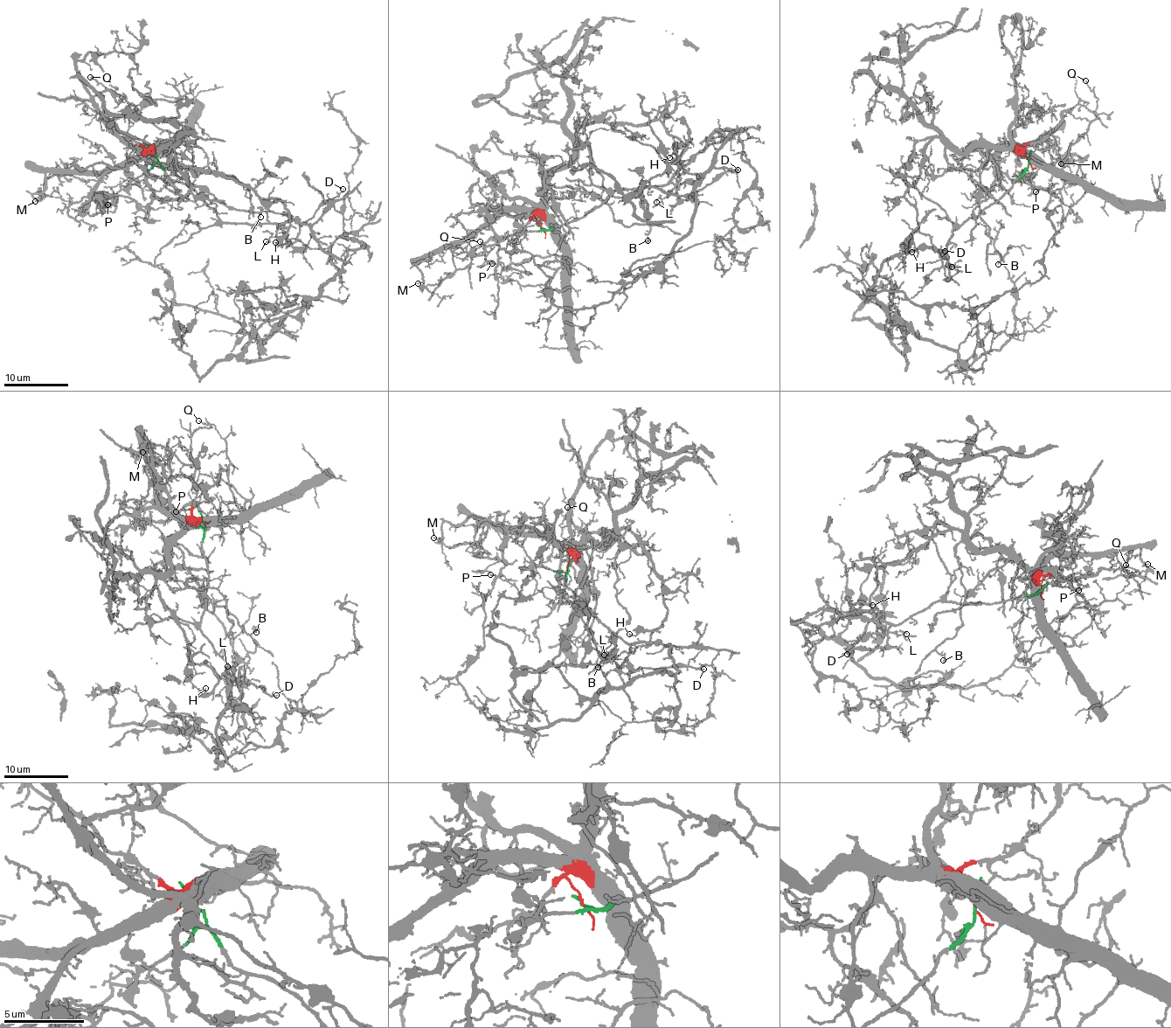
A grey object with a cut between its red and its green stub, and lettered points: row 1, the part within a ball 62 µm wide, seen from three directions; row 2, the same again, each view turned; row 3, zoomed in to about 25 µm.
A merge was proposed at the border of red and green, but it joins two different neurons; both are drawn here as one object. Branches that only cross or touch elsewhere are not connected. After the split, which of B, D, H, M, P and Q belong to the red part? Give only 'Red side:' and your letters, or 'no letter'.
Red side: B, H, M, P, Q

